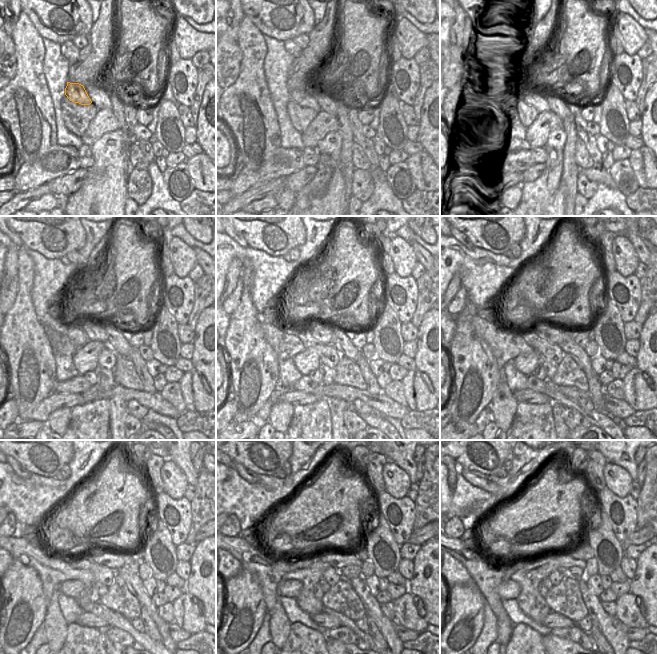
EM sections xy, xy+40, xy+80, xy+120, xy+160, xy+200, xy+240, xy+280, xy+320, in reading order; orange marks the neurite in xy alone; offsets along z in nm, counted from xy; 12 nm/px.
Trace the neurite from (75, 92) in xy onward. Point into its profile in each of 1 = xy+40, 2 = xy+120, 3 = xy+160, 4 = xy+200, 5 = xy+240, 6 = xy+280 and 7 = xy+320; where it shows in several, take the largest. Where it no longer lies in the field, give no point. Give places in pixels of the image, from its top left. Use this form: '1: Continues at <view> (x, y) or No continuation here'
1: Continues at xy+40 (304, 98)
2: Continues at xy+120 (95, 331)
3: Continues at xy+160 (324, 333)
4: Continues at xy+200 (555, 335)
5: Continues at xy+240 (110, 559)
6: Continues at xy+280 (337, 560)
7: Continues at xy+320 (565, 561)

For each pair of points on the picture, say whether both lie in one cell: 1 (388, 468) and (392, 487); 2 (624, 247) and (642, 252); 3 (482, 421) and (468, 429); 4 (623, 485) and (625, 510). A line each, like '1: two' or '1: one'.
1: one
2: two
3: two
4: two

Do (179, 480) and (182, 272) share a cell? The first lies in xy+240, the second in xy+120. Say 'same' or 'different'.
same

